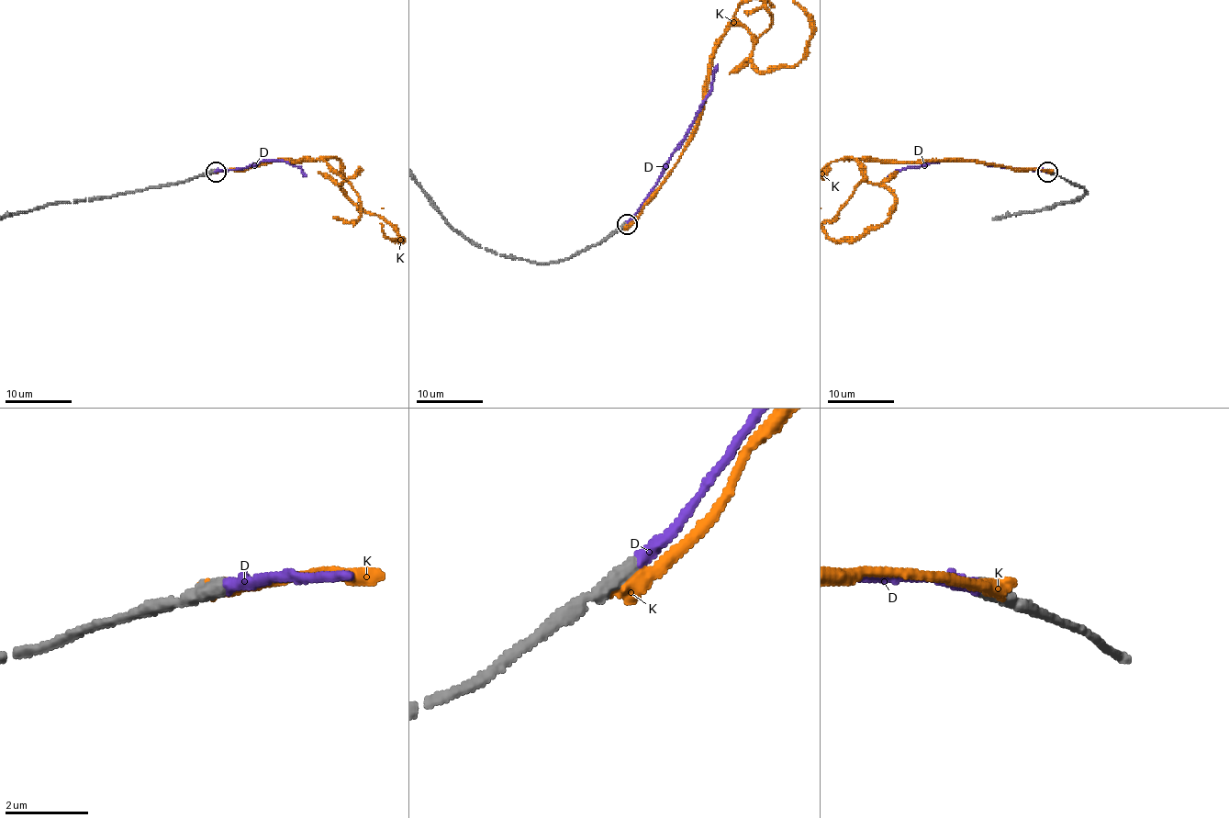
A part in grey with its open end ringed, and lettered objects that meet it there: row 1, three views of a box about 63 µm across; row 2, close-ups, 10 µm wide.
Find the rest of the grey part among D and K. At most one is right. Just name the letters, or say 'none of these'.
D

